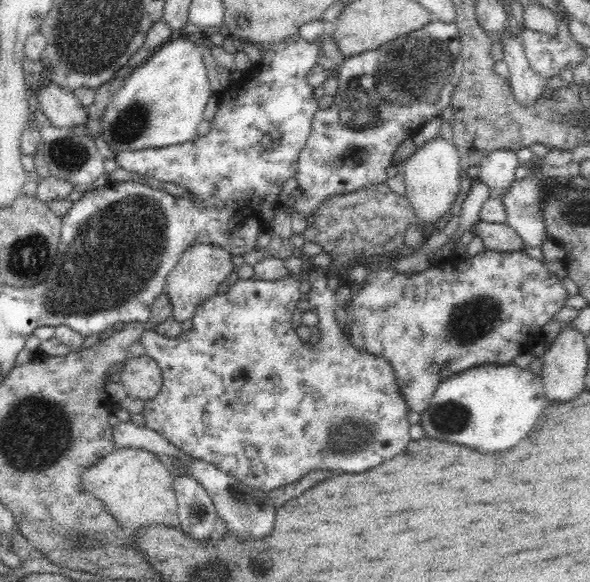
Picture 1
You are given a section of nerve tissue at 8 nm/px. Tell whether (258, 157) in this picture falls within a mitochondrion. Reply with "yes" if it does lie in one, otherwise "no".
no

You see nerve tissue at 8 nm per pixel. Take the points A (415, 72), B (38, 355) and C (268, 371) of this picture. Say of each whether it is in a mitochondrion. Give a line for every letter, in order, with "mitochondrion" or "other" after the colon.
A: mitochondrion
B: other
C: other

